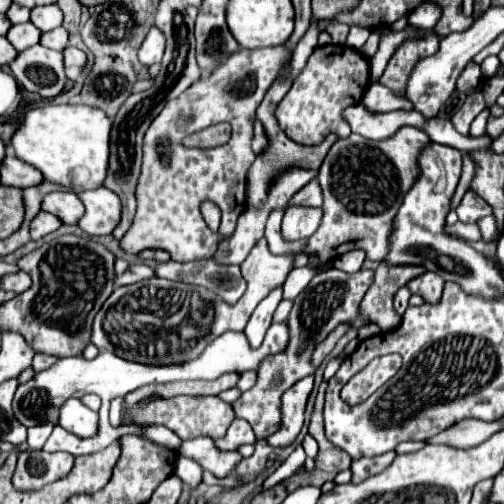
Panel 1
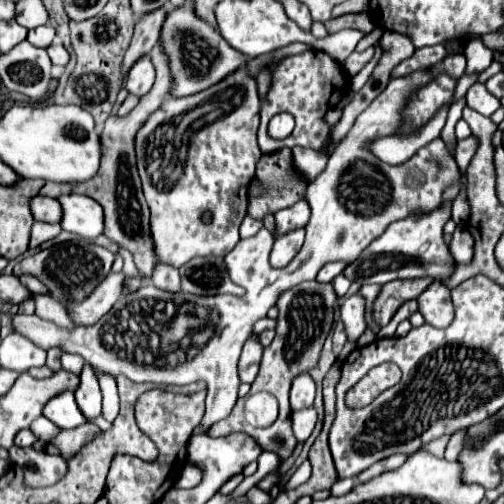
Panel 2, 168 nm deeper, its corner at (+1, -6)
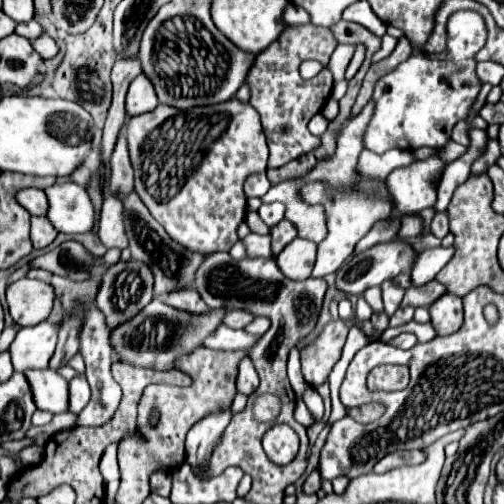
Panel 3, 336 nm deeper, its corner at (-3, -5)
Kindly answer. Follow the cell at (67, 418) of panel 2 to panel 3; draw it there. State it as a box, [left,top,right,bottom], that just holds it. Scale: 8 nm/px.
[25,370,69,414]

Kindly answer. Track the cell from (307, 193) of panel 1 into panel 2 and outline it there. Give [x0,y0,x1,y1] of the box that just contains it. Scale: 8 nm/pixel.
[275,199,309,237]

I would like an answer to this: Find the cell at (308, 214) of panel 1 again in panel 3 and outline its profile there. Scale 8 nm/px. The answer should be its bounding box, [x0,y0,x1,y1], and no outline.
[277,236,317,280]

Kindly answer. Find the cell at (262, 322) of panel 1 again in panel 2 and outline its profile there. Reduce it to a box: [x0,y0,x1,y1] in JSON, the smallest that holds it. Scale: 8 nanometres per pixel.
[239,339,263,383]

